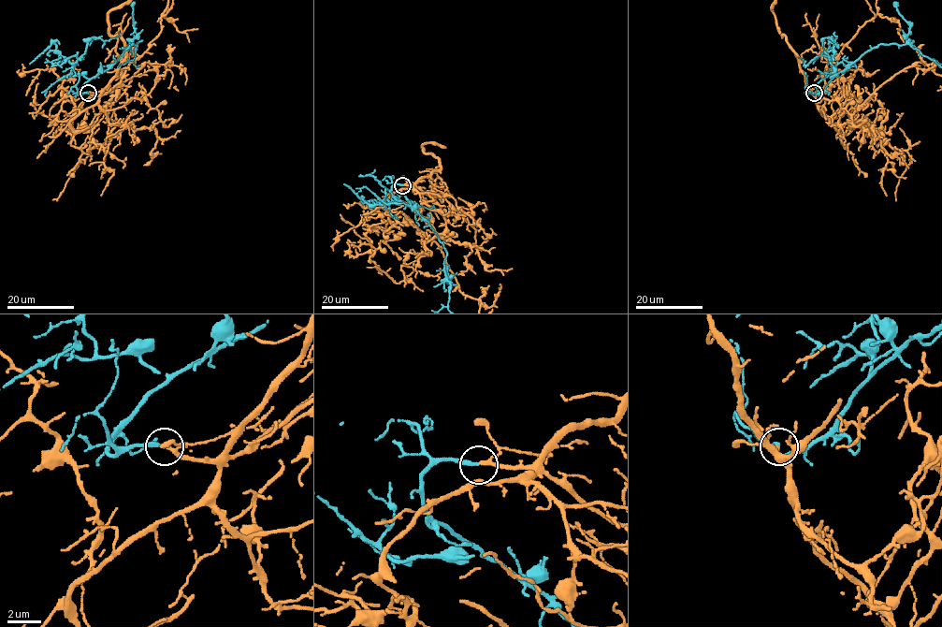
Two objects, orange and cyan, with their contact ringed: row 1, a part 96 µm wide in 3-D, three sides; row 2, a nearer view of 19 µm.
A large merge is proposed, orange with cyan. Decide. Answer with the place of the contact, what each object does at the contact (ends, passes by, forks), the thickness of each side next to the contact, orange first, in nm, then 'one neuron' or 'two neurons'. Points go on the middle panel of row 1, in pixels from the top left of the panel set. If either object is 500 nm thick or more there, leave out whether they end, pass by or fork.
(402, 185) | orange passes by | cyan ends | 180/240 nm | one neuron

